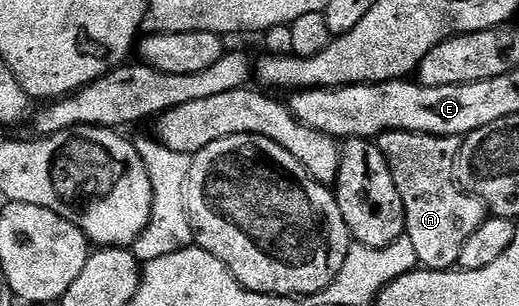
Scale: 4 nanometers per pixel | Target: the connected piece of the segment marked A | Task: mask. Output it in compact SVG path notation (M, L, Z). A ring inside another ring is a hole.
M384 133L377 138L376 144L384 159L388 159L396 191L400 191L406 216L404 235L412 239L419 266L423 269L453 270L460 259L460 251L464 251L464 243L476 235L488 216L486 206L477 197L464 192L454 180L454 160L462 149L461 140L457 137L433 137L427 133Z

